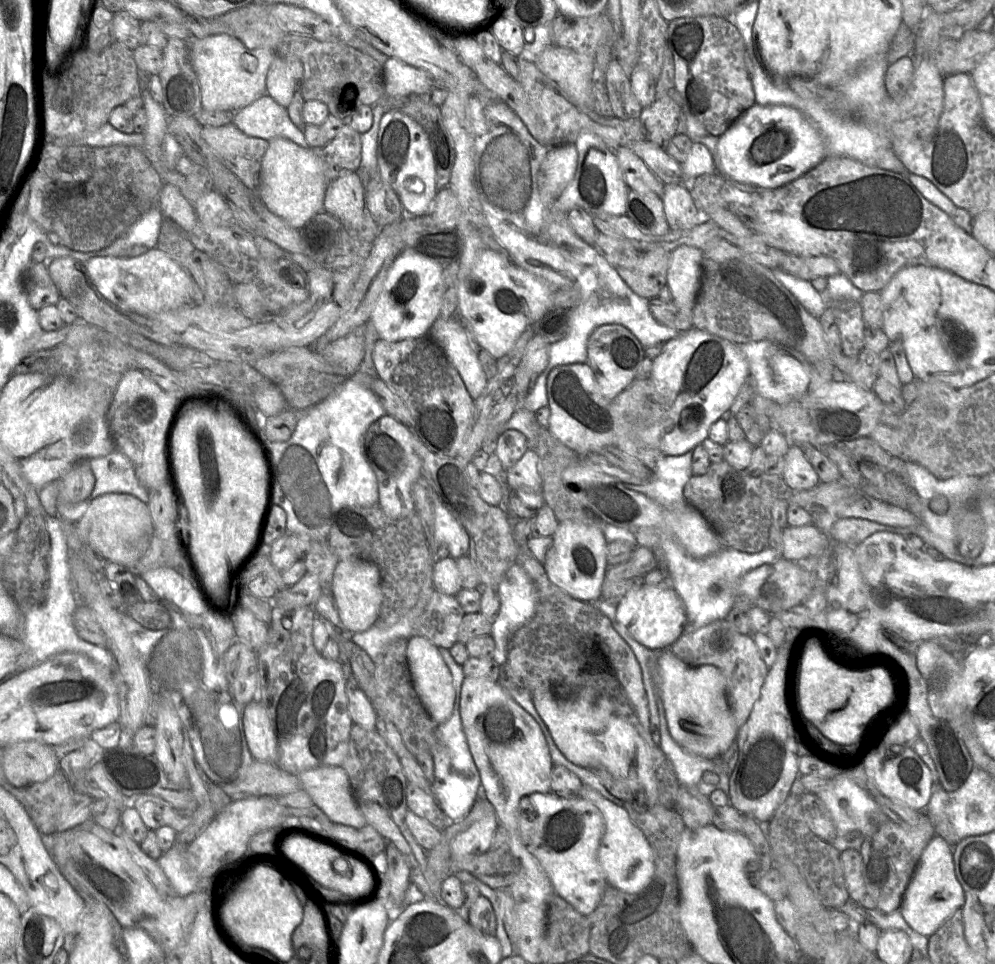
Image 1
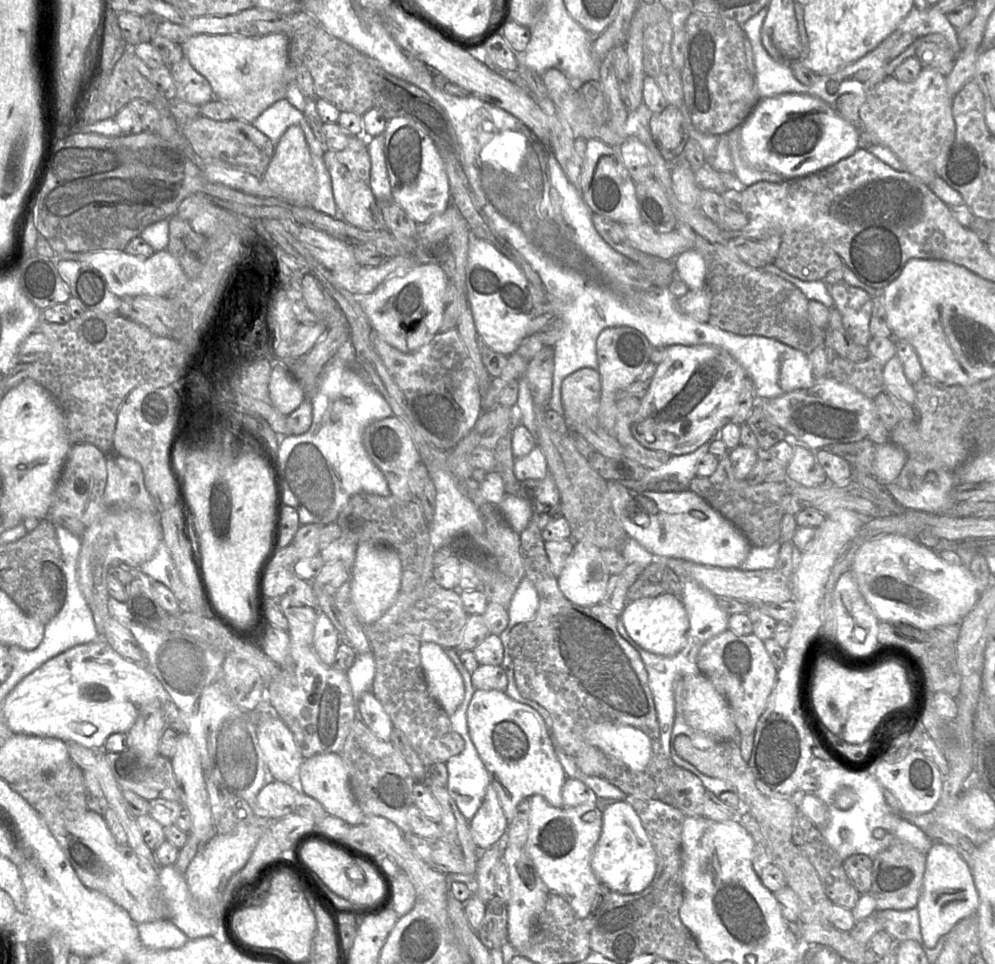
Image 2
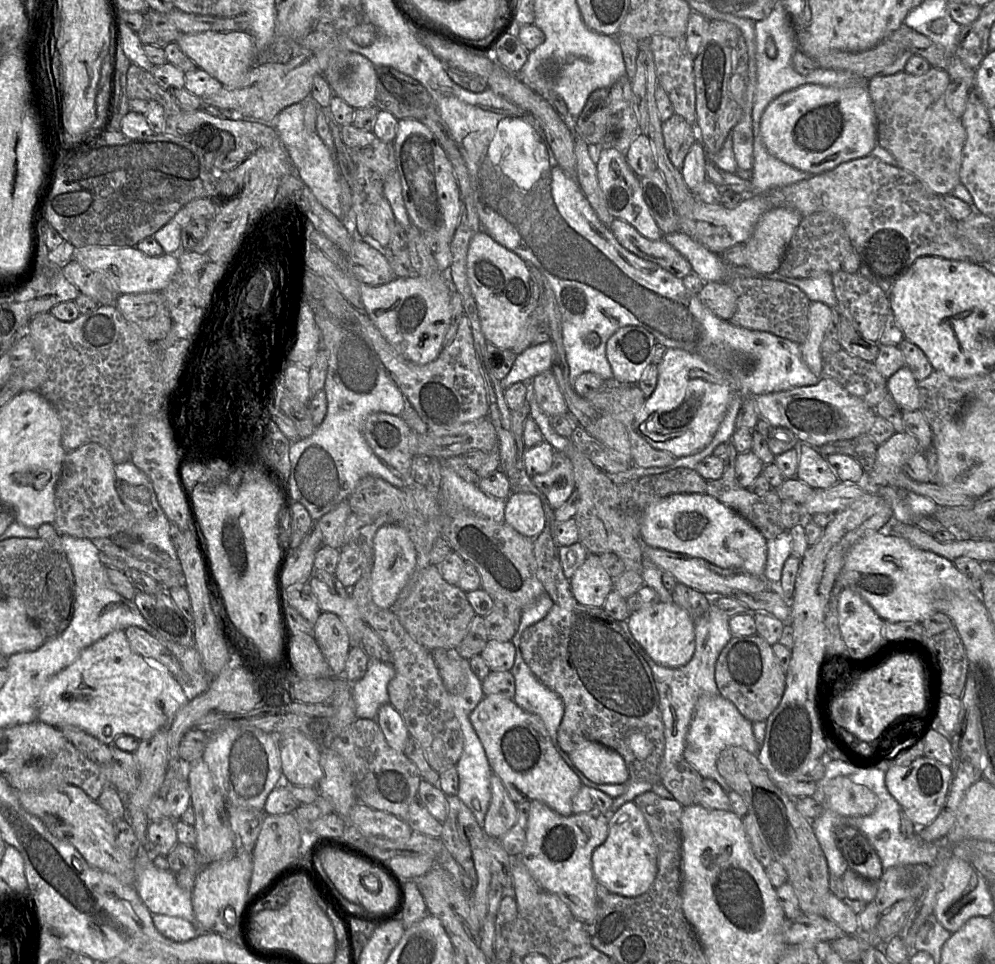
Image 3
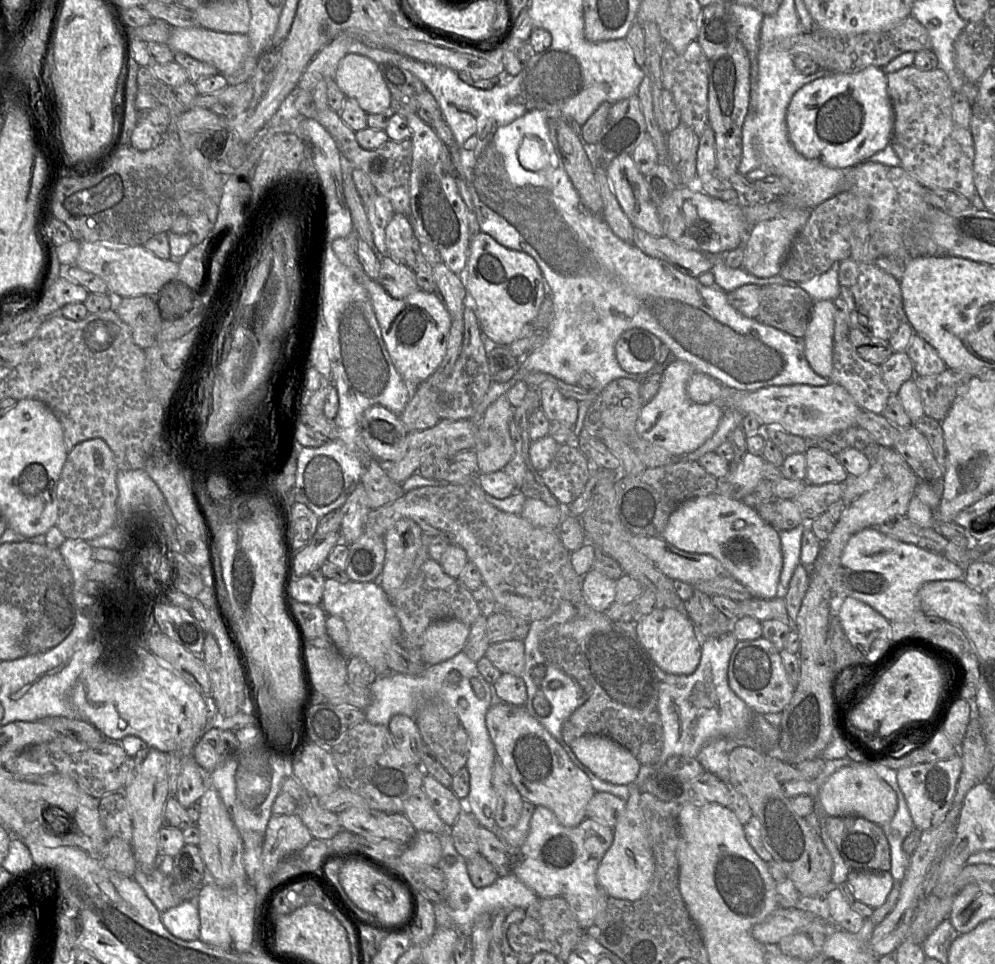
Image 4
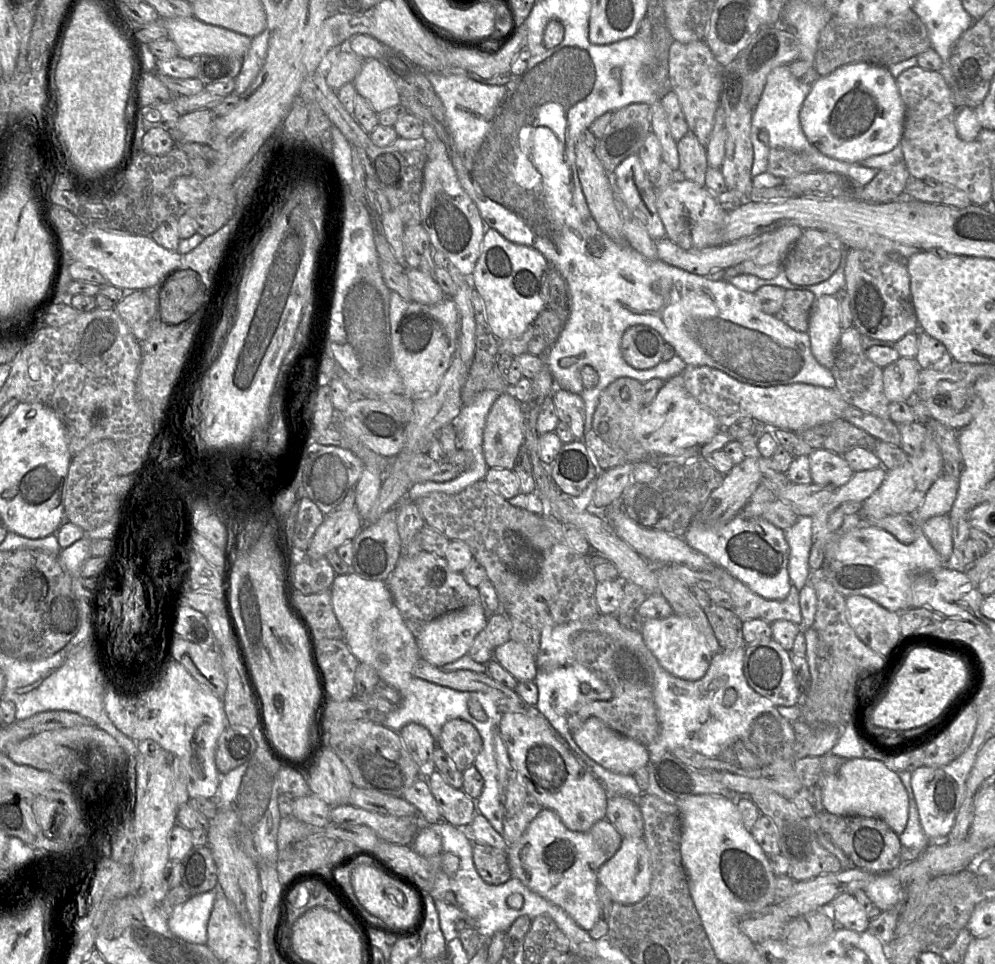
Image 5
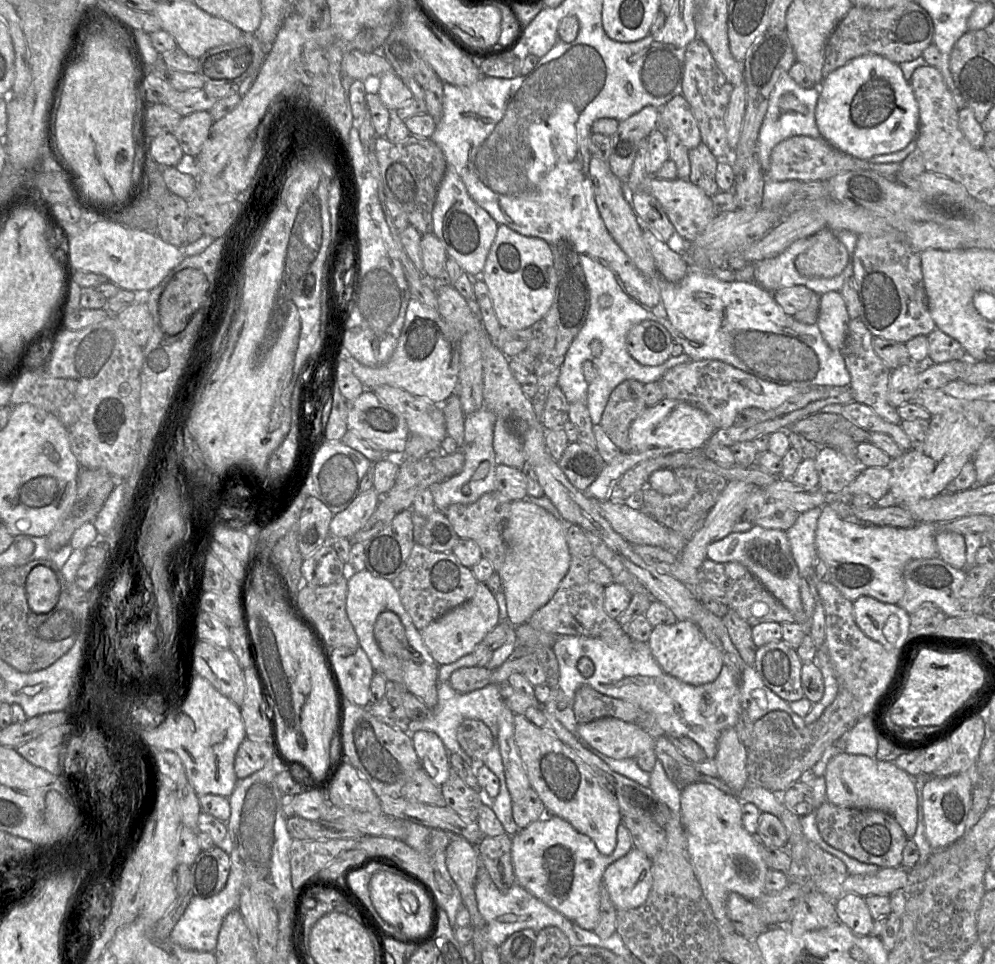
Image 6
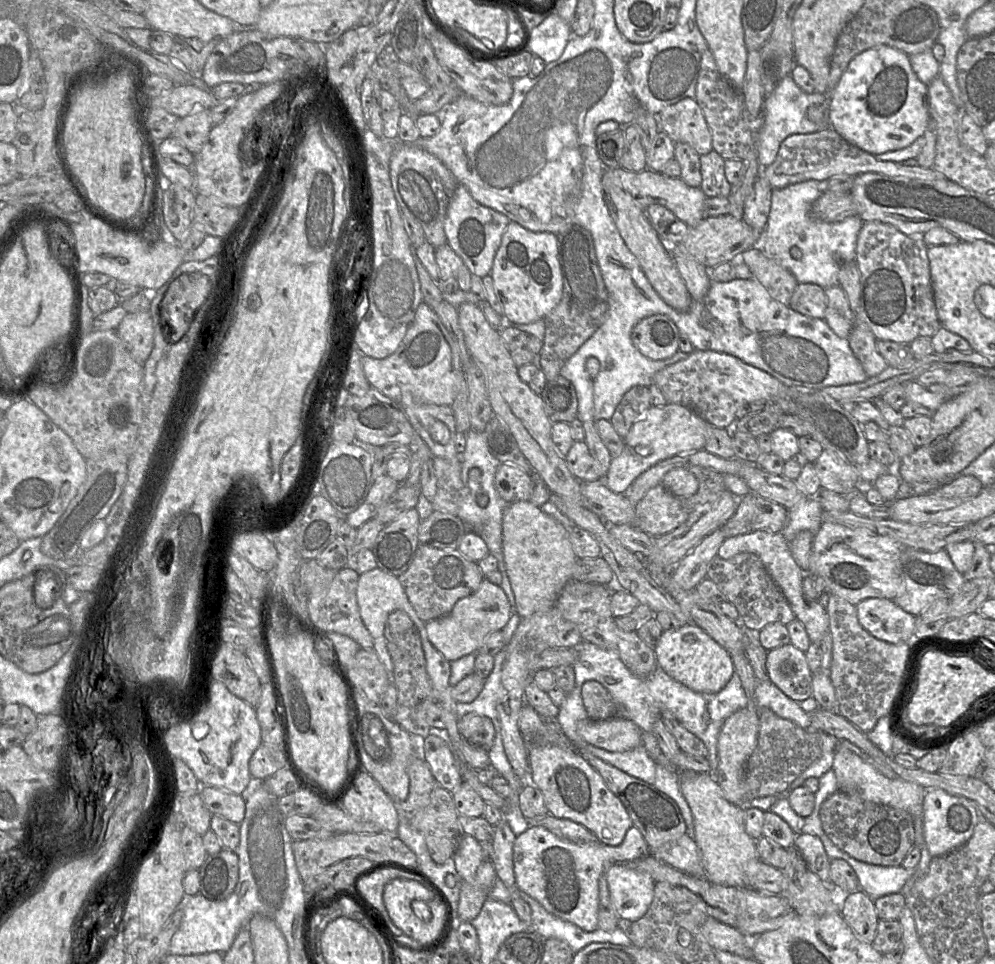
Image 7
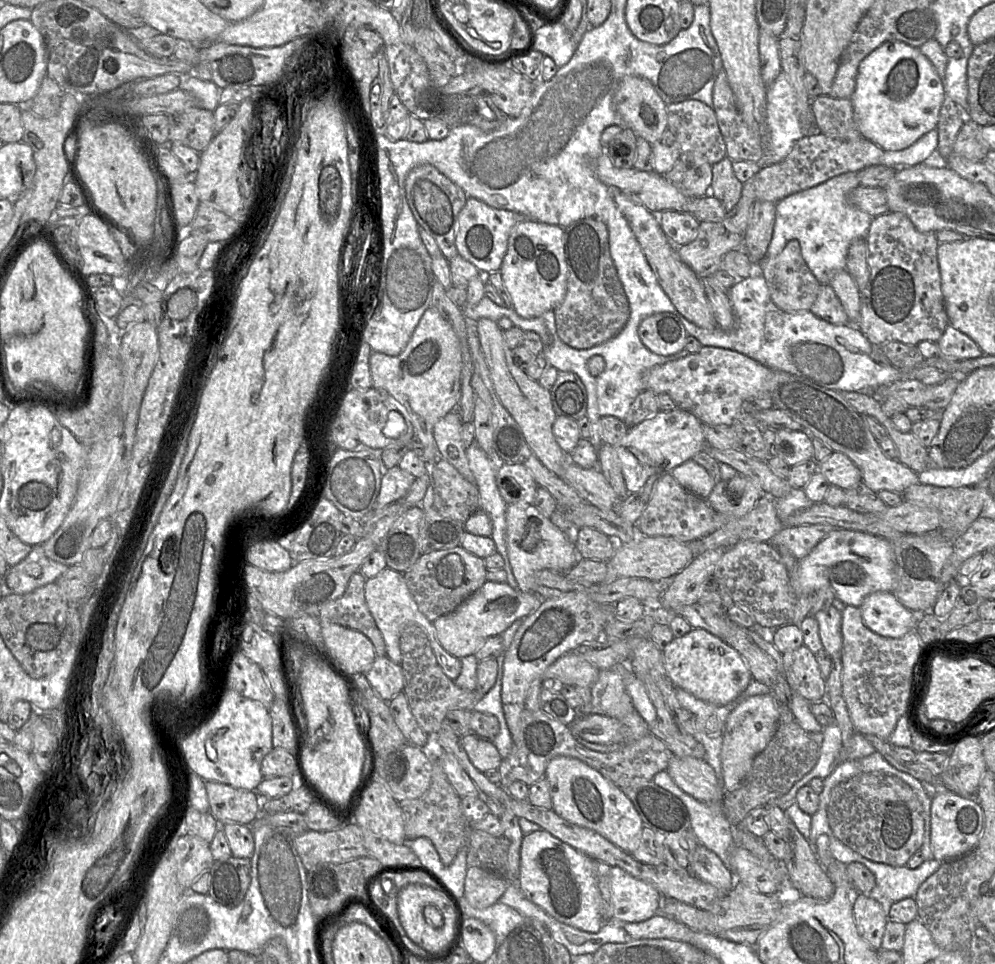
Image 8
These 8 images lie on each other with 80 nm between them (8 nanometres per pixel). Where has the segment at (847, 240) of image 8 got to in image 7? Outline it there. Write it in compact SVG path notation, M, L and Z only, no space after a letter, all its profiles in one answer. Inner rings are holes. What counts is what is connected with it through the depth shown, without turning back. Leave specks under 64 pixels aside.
M814 180L772 189L768 221L754 247L790 271L799 284L812 283L827 289L839 284L844 263L855 260L857 238L864 222L858 216L831 223L812 218L811 204L825 189L825 182Z

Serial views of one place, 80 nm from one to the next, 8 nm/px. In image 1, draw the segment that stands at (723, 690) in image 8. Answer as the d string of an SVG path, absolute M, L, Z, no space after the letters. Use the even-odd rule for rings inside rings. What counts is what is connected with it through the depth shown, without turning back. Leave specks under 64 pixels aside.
M646 585L627 592L614 607L614 615L635 641L654 651L668 649L683 634L687 625L684 606L673 589Z

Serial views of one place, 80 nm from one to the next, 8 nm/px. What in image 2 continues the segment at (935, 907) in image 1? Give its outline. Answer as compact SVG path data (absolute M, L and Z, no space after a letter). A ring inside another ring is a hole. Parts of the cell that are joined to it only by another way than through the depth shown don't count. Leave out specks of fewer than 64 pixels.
M934 841L926 856L922 891L916 909L924 943L934 947L937 940L947 935L964 917L976 914L979 896L970 865L949 845Z

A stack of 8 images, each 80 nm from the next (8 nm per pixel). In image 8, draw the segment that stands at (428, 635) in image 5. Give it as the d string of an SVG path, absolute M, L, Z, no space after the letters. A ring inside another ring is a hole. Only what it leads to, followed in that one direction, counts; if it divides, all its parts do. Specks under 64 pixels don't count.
M489 580L465 599L454 611L433 621L438 641L442 647L457 658L474 655L491 636L501 635L515 620L524 619L541 603L536 593L512 588L508 583Z

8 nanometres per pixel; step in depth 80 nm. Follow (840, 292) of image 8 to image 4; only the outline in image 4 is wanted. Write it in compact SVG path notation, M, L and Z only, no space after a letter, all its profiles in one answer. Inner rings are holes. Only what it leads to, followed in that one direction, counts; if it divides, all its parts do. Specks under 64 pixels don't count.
M833 301L814 302L808 327L803 337L805 357L812 370L823 378L829 378L832 371L834 316Z

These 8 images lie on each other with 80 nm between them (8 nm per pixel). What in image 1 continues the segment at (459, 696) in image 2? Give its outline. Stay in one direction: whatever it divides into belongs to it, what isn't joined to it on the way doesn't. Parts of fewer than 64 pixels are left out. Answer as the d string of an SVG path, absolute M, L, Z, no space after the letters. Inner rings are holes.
M414 636L408 639L406 656L413 687L421 703L438 725L443 724L453 711L456 690L452 674L441 656L438 647L425 637Z

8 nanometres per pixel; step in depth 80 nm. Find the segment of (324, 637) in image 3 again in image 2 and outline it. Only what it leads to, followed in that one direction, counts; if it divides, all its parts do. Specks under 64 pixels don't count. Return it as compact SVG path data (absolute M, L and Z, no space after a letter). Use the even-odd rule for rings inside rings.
M319 612L313 631L313 649L319 659L326 665L333 666L340 645L340 637L330 618Z

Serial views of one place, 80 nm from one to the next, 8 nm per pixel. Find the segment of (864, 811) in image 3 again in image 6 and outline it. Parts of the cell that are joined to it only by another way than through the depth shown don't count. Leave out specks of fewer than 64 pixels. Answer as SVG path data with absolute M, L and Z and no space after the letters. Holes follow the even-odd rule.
M841 751L825 771L826 800L832 804L881 810L891 814L911 839L917 826L917 791L914 779L894 763Z

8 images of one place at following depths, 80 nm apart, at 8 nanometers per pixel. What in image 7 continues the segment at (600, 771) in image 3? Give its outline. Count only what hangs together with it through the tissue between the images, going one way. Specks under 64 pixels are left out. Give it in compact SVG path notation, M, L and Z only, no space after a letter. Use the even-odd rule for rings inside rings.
M626 718L585 719L578 724L580 736L588 743L609 752L633 750L642 743L642 730Z

